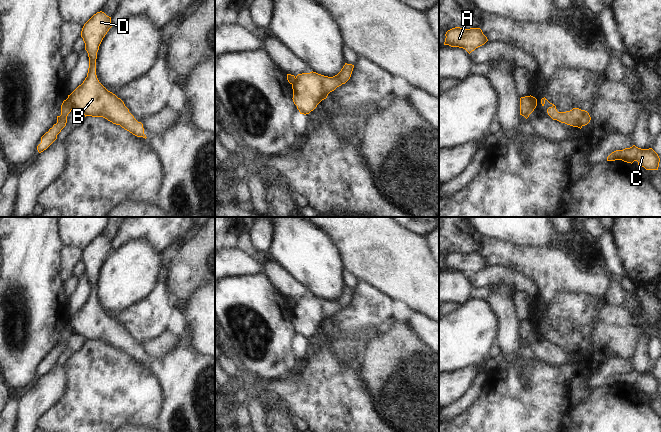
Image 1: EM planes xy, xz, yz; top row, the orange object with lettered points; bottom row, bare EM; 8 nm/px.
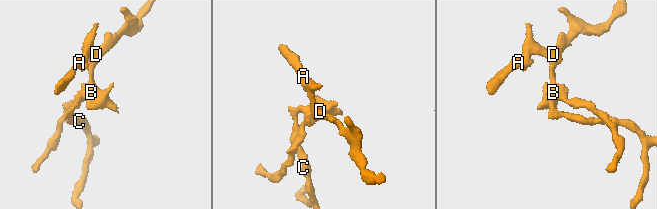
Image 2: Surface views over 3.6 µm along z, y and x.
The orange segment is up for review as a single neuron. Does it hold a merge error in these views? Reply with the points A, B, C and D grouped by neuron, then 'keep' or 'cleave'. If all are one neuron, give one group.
groups A B D / C; cleave

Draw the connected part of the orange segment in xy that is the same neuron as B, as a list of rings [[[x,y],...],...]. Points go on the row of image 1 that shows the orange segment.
[[[102,11],[94,14],[84,24],[81,37],[89,57],[88,73],[83,83],[68,95],[68,101],[72,110],[82,112],[85,117],[103,117],[133,135],[146,139],[143,124],[134,118],[120,98],[99,82],[96,75],[97,52],[111,27],[111,17]]]

